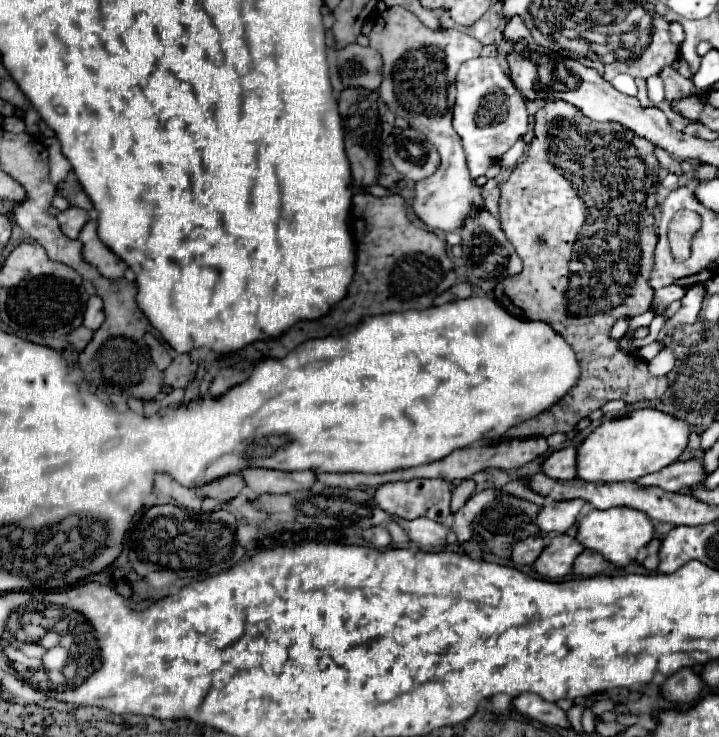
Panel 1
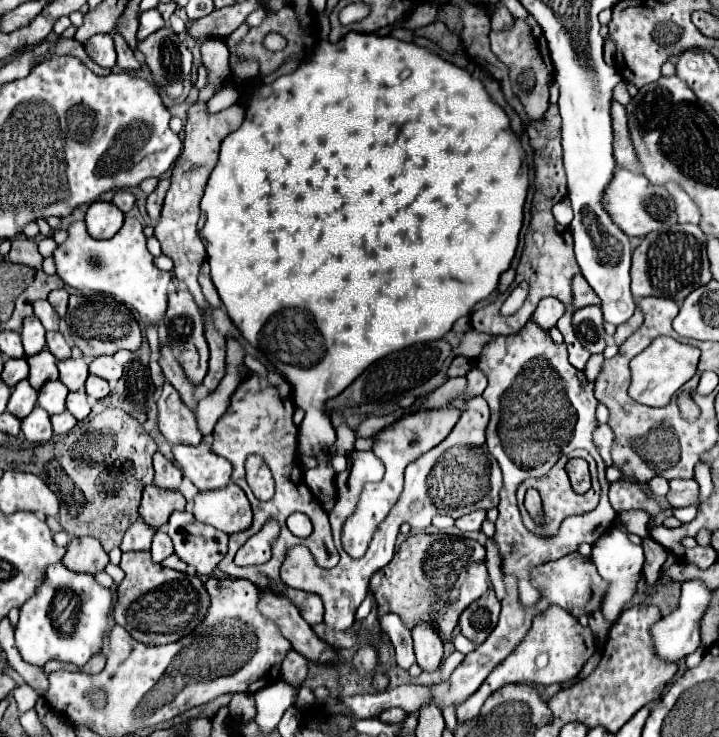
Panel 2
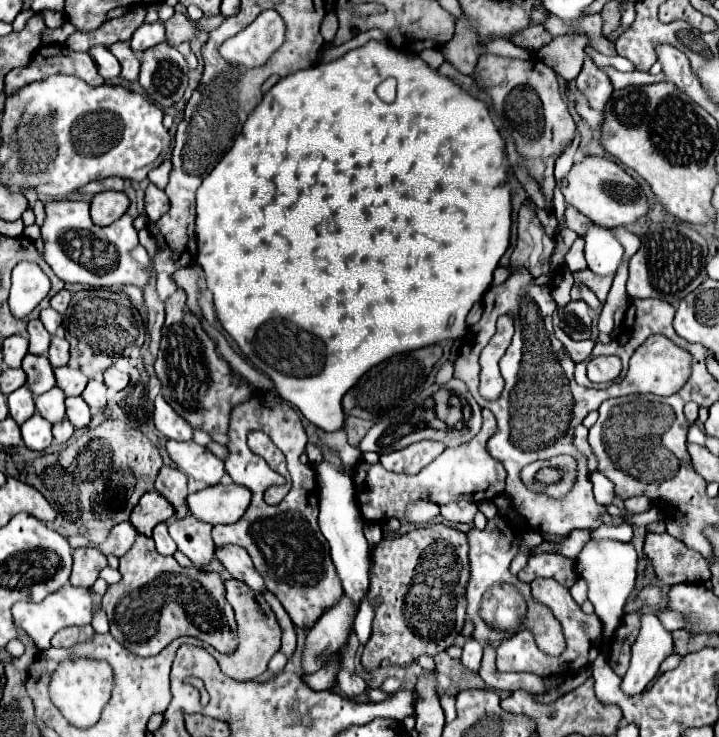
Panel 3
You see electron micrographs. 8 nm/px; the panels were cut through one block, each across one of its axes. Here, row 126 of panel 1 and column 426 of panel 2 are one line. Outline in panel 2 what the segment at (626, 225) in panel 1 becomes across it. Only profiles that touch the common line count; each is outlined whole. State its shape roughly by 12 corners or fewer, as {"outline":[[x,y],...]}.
{"outline":[[408,536],[370,580],[378,618],[450,642],[488,592],[484,546]]}

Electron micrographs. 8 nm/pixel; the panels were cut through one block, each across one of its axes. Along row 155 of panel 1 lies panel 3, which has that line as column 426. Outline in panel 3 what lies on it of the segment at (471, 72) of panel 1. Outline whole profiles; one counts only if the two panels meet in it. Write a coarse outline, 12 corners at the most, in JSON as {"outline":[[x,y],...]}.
{"outline":[[488,408],[470,442],[444,450],[414,476],[360,460],[362,518],[406,522],[418,500],[444,506],[502,494],[506,470],[486,452]]}

